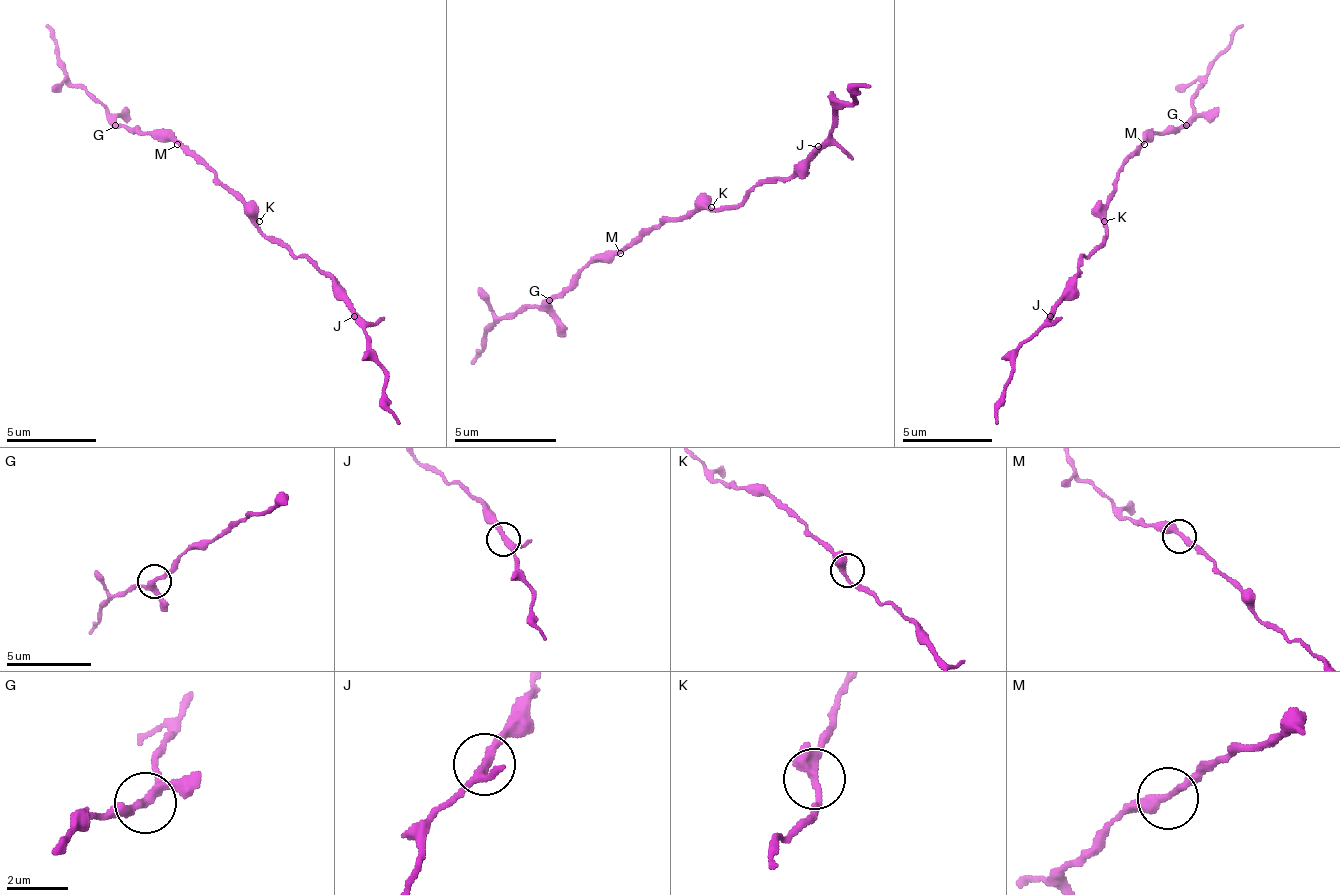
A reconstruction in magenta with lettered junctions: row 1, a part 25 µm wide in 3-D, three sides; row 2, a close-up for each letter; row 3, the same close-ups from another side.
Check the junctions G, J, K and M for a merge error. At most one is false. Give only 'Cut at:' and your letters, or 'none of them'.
Cut at: G

